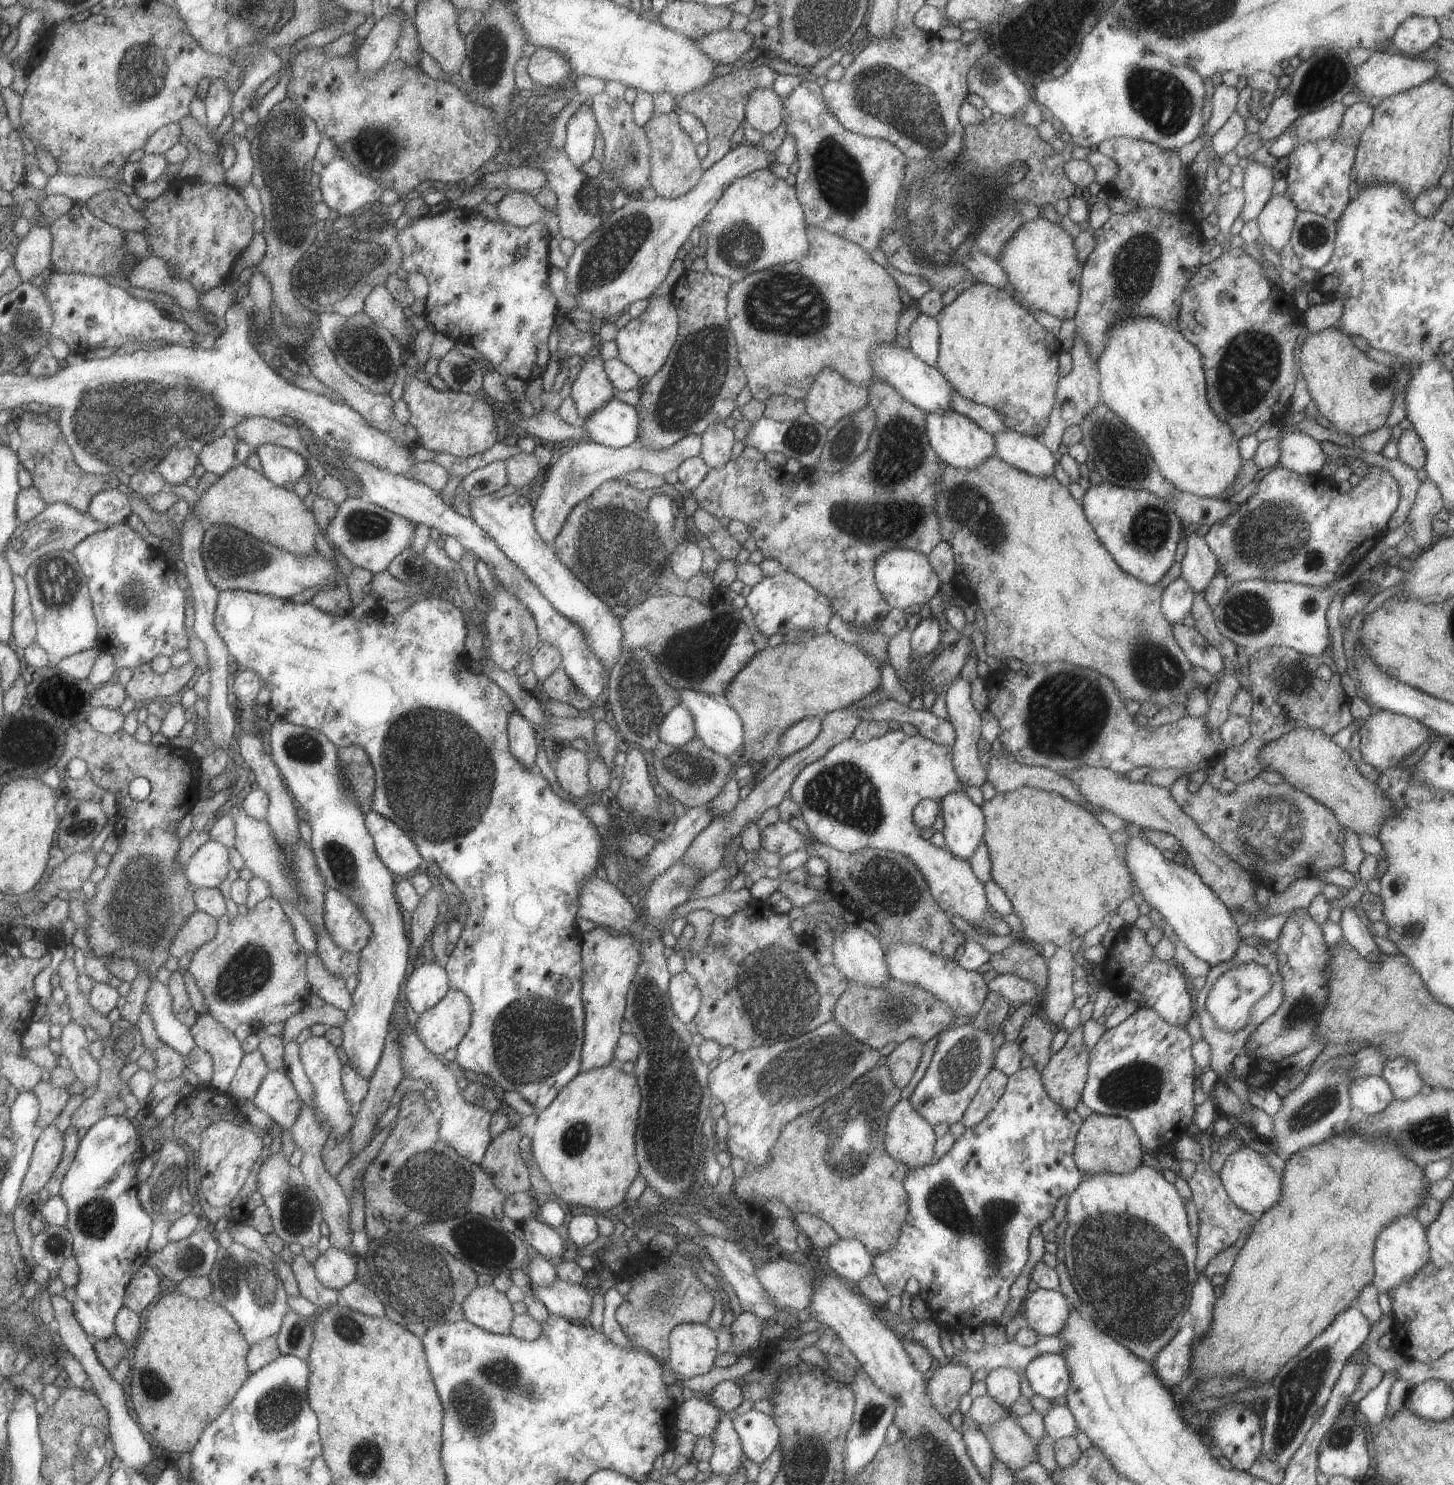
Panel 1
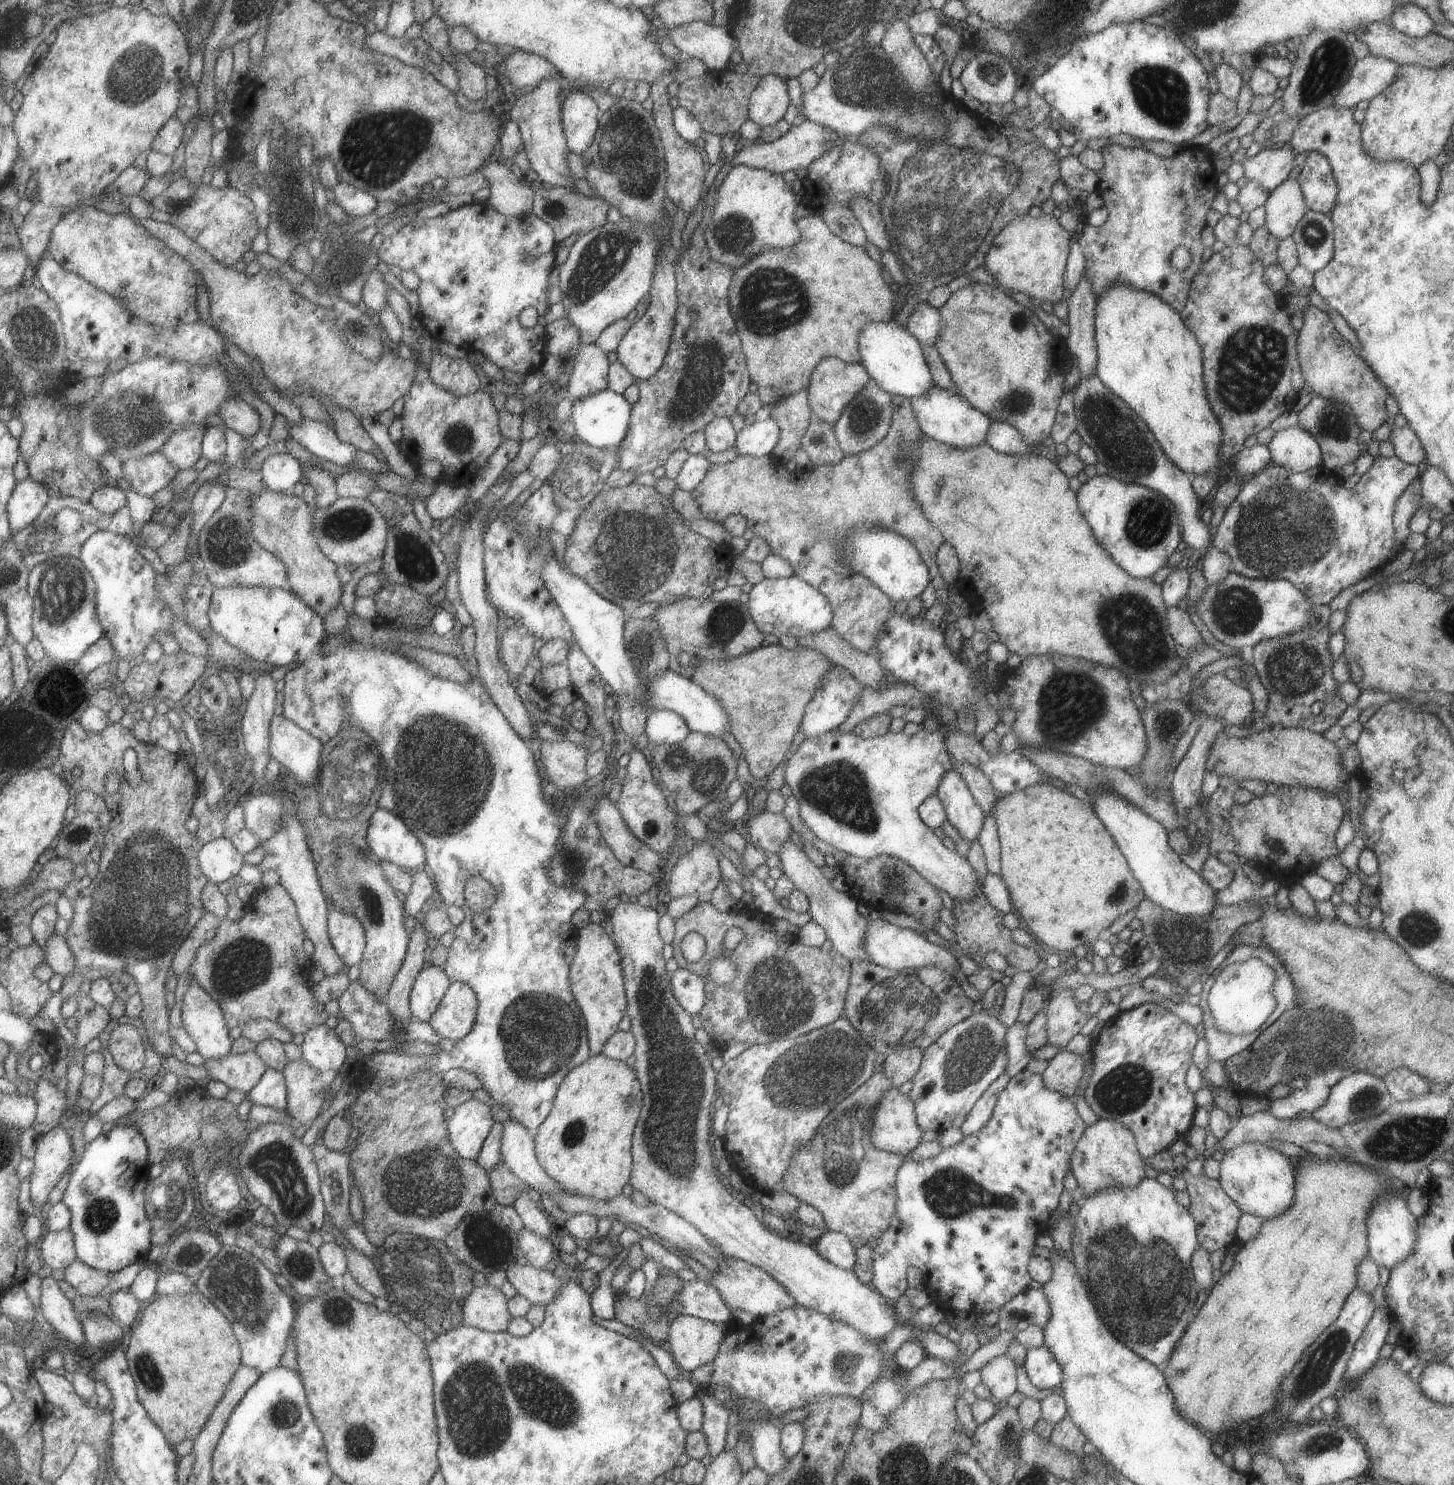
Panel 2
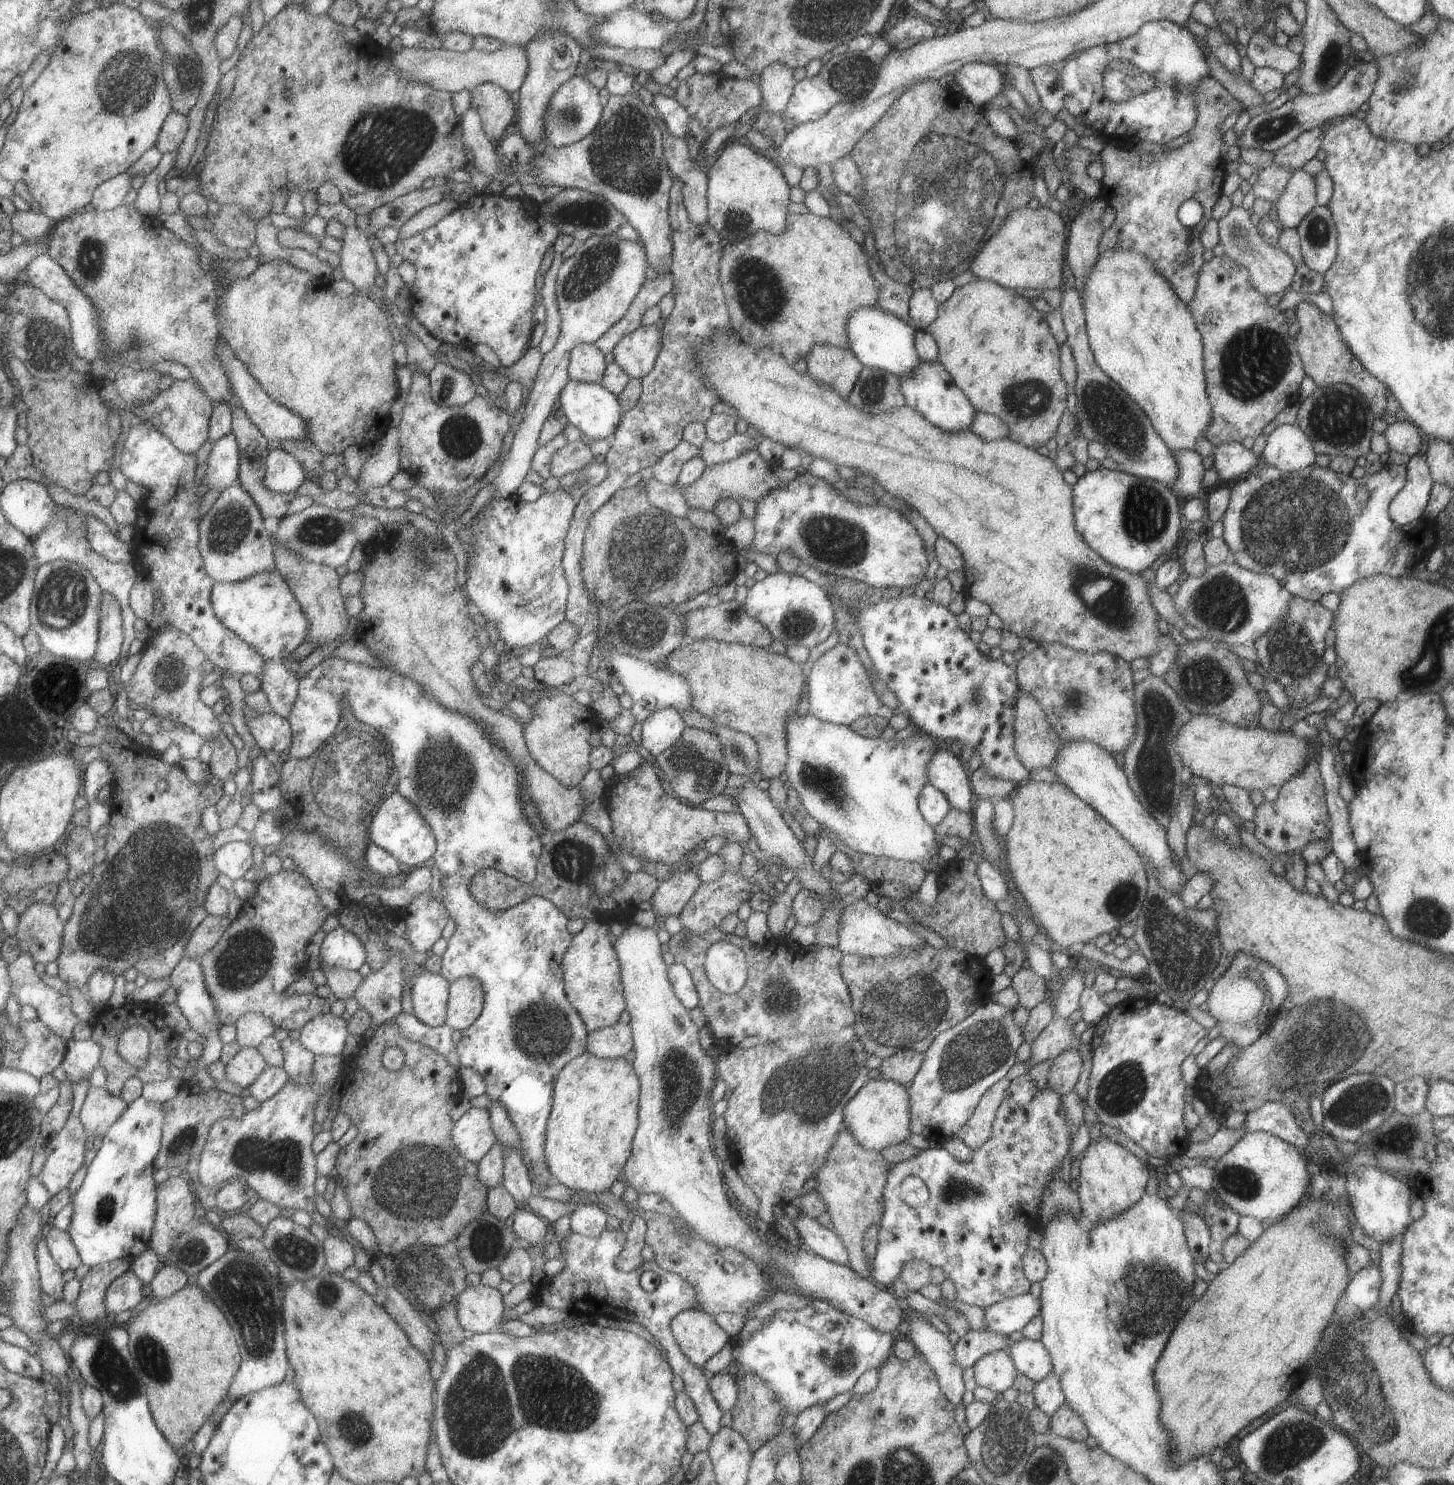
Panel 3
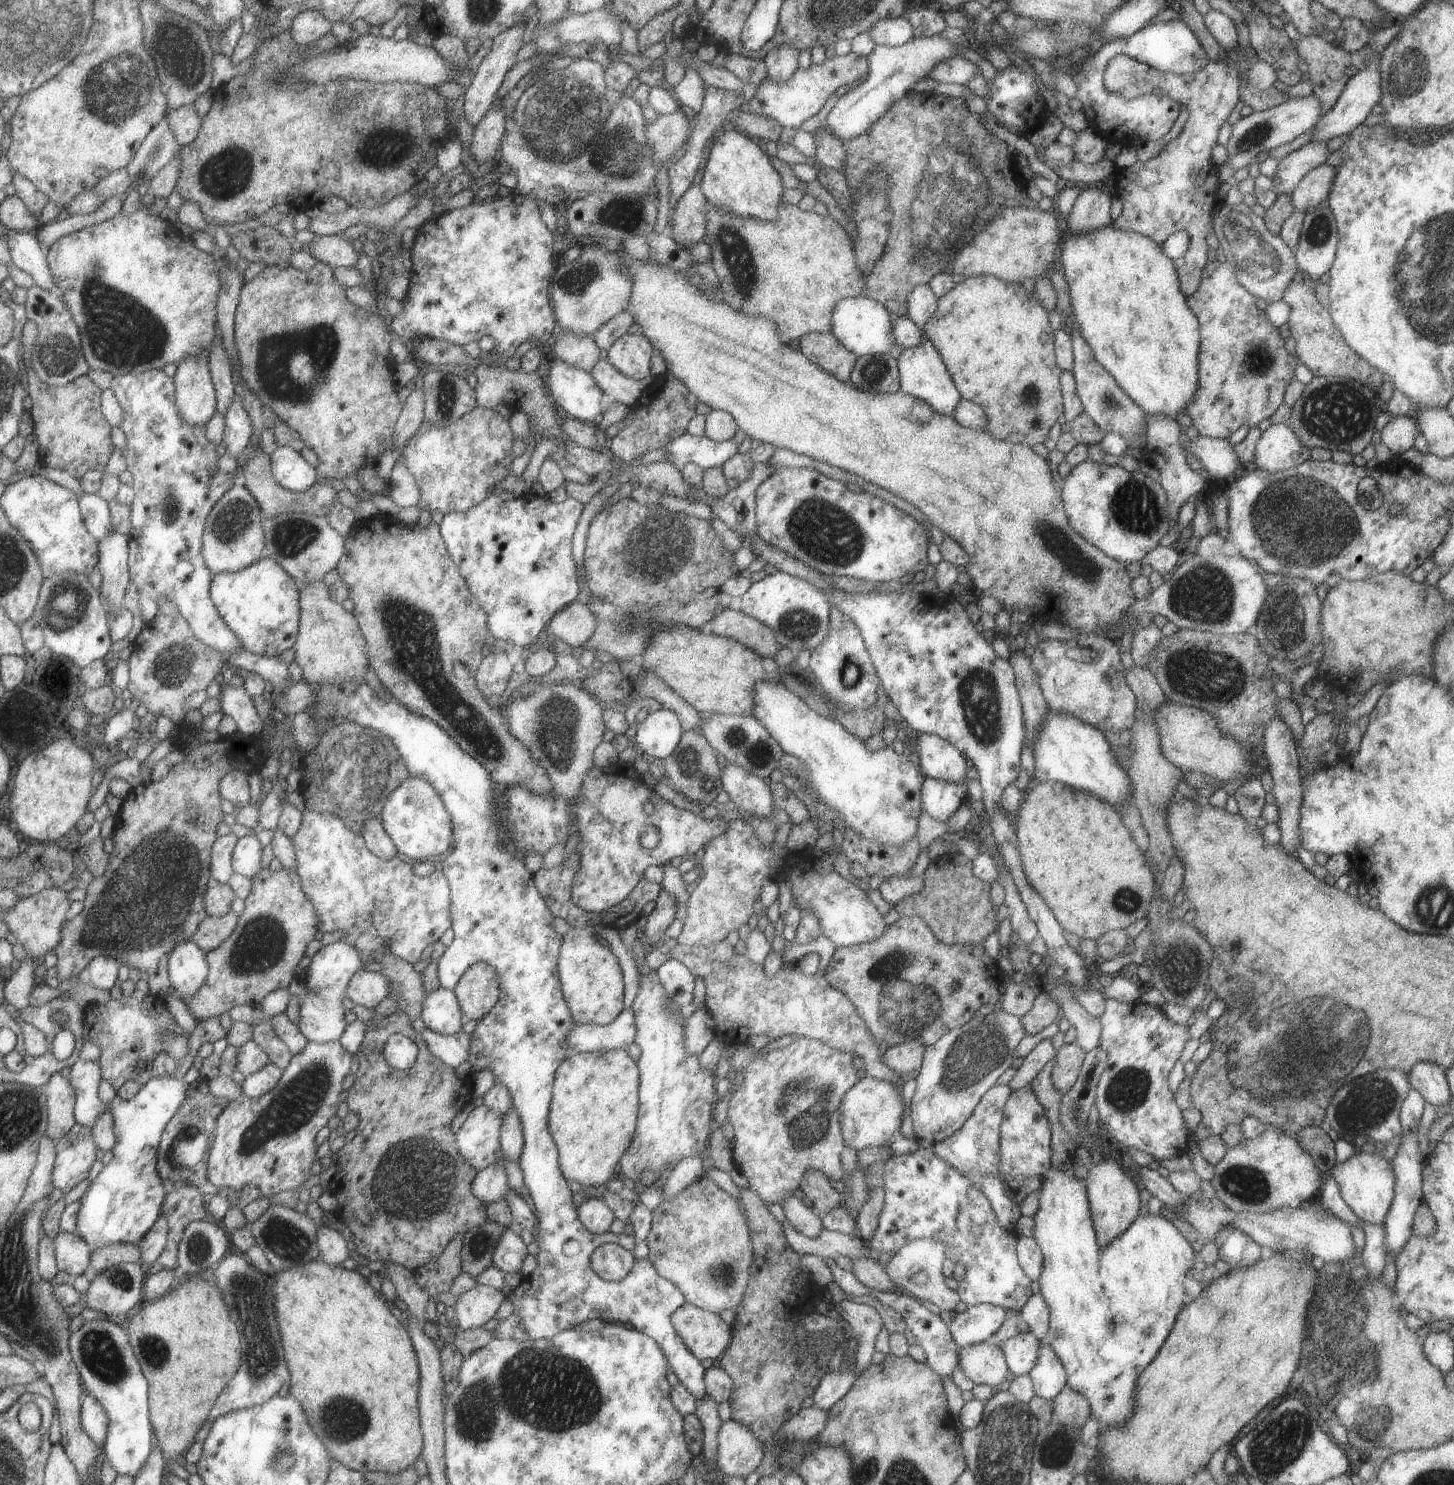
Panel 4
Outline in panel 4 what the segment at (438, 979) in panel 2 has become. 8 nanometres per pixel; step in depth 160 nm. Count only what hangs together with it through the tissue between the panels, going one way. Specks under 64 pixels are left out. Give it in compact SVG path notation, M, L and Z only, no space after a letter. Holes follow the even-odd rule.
M441 986L423 994L419 1016L428 1030L443 1035L460 1032L463 1024L452 990Z

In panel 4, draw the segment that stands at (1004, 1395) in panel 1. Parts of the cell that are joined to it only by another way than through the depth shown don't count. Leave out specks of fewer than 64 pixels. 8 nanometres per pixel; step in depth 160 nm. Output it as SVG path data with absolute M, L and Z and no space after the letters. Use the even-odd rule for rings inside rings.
M983 1341L959 1348L958 1369L973 1385L989 1385L993 1391L1005 1380L1007 1364L998 1346Z

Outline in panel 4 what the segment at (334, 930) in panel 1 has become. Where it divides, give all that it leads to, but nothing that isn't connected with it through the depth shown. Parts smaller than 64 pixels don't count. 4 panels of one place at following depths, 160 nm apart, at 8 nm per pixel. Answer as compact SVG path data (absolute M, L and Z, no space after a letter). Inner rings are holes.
M342 939L321 946L311 958L311 963L301 977L307 992L298 996L299 1012L297 1012L299 1016L297 1029L307 1042L333 1042L342 1037L347 1025L344 1022L345 1011L341 1002L346 998L347 982L361 968L359 952Z

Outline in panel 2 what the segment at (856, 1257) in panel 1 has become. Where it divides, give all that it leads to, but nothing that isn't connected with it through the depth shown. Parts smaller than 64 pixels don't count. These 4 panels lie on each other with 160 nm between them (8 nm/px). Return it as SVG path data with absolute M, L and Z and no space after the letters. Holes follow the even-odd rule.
M827 1231L812 1243L813 1248L822 1258L843 1270L855 1268L855 1248L853 1244L842 1234Z

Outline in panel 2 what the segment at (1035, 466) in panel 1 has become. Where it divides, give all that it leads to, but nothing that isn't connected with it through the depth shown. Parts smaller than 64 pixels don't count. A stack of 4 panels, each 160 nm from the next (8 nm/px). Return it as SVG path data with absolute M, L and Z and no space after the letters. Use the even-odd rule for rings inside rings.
M993 421L985 443L1001 454L1037 454L1037 444L1025 444L1020 433L1002 421Z

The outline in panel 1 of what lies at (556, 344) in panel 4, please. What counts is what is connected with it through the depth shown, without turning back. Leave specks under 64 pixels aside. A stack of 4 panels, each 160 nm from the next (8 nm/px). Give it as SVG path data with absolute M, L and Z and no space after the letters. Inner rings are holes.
M603 354L581 362L581 369L570 386L570 399L582 420L603 406L616 391L609 382L603 366Z

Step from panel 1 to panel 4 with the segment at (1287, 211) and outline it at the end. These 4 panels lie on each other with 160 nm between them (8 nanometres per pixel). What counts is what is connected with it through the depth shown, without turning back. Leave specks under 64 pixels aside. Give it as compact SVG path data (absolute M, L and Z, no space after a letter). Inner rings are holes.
M1325 163L1313 168L1303 176L1291 192L1291 208L1295 212L1304 212L1325 203L1331 188L1336 168Z

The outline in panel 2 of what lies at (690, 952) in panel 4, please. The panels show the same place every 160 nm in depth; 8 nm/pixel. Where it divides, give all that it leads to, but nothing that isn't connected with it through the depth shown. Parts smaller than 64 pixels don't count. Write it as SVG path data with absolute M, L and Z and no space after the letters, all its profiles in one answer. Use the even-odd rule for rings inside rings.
M703 900L699 902L695 907L692 907L686 914L683 914L680 918L674 920L675 934L673 936L673 941L671 942L671 946L673 947L673 959L678 964L679 968L683 968L689 970L691 973L699 976L704 981L704 992L705 992L705 1000L703 1004L703 1008L699 1012L699 1018L701 1020L701 1029L704 1030L714 1044L734 1044L734 1043L749 1043L749 1045L753 1044L767 1044L770 1042L774 1042L774 1040L785 1040L790 1038L795 1038L806 1034L807 1032L813 1031L814 1029L826 1026L831 1022L837 1020L837 1018L842 1017L844 1012L844 1001L845 1001L845 992L847 991L849 984L849 976L850 976L850 962L847 962L843 957L837 955L837 952L823 952L820 947L807 947L806 945L801 945L798 939L794 941L787 940L786 936L779 935L774 932L774 928L771 924L771 919L767 916L761 915L758 911L752 911L749 908L739 908L733 912L722 913L715 908L707 901ZM737 927L743 931L744 937L741 942L738 944L736 949L728 951L726 949L722 949L723 936L727 932L729 928ZM689 932L696 932L701 935L705 940L705 953L698 962L687 963L681 958L680 954L680 940ZM717 956L721 956L721 958L725 958L725 960L731 960L733 964L735 964L735 968L737 968L737 976L733 978L733 982L731 984L725 984L725 986L715 984L713 980L709 980L707 978L707 972L709 972L709 962L713 960L713 958L717 958Z

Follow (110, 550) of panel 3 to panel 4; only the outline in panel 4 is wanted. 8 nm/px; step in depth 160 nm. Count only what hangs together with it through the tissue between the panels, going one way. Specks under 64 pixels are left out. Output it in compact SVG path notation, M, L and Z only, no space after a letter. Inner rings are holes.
M85 493L80 498L80 505L85 524L91 531L91 536L98 540L101 544L103 540L107 540L107 536L111 534L113 526L111 526L111 512L109 512L109 502L103 500L99 493Z

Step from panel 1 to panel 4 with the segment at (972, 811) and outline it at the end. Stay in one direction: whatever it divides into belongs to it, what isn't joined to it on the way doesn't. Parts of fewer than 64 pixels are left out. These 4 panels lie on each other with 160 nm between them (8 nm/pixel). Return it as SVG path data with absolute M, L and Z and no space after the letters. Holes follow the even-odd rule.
M917 734L914 758L925 778L961 784L969 769L967 759L951 744L935 734Z

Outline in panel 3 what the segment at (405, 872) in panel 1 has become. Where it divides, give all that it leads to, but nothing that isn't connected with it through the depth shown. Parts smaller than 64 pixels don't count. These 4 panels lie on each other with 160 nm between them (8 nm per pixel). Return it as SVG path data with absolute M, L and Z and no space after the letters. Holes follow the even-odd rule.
M393 792L388 798L382 801L379 810L373 816L368 828L370 841L383 851L389 852L399 863L408 867L419 867L425 860L433 857L435 852L435 836L419 816L417 808L397 792Z

